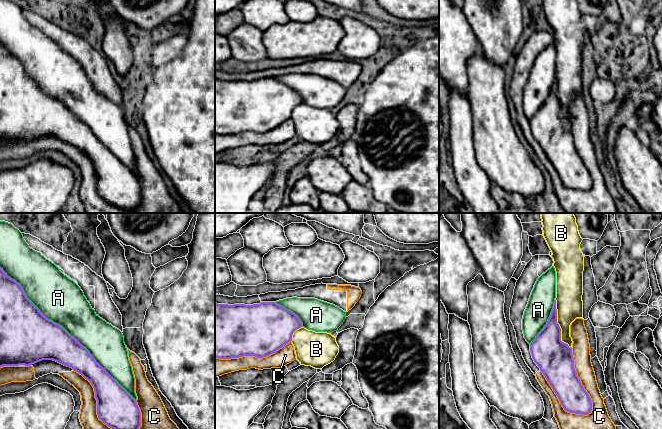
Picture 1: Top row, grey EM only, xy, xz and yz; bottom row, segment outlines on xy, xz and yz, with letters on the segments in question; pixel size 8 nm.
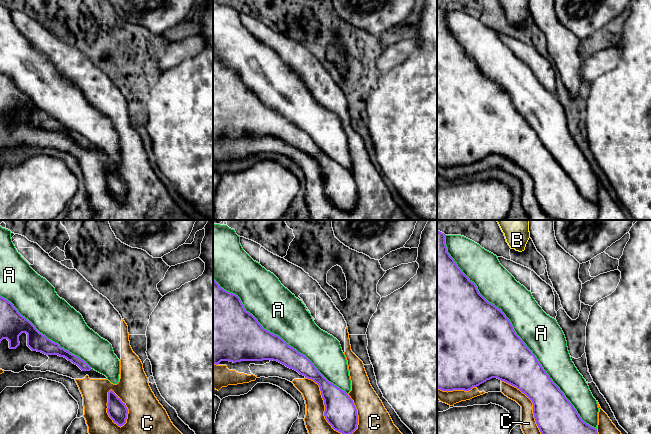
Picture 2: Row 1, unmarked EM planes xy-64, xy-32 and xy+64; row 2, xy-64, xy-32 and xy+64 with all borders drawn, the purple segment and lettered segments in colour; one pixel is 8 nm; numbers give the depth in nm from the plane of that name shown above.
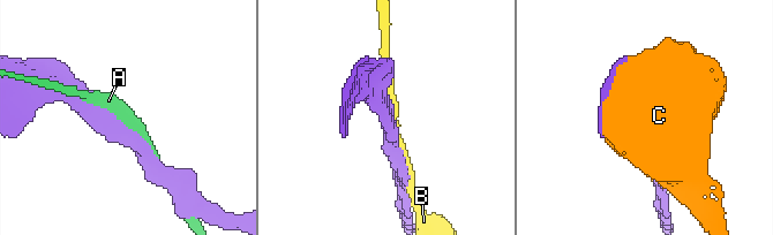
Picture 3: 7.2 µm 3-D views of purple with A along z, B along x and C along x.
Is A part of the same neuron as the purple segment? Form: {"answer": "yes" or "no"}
{"answer": "no"}

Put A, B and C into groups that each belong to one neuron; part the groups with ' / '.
A B / C

